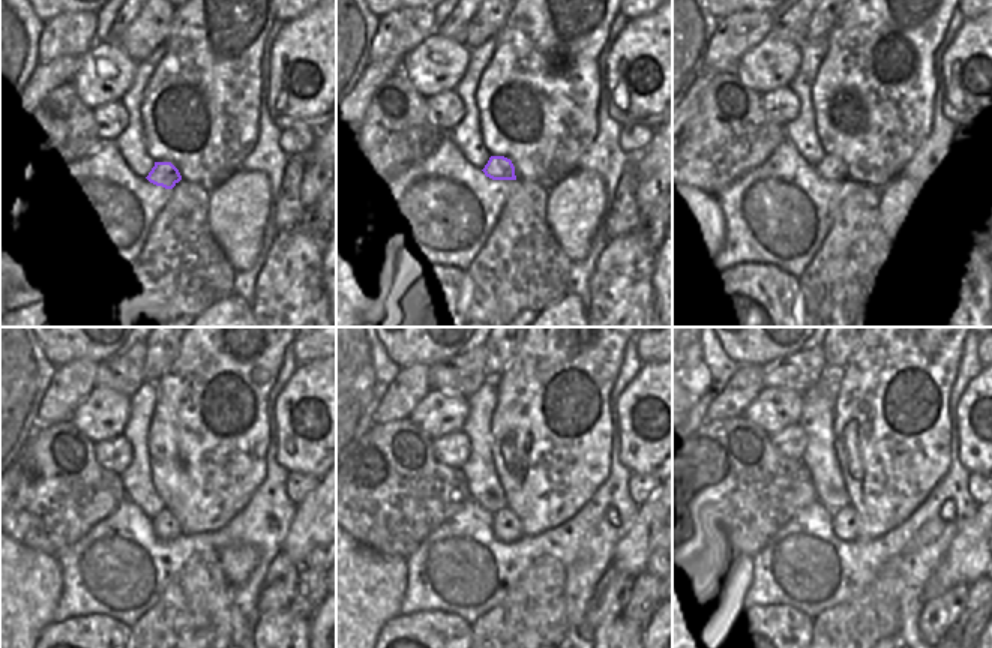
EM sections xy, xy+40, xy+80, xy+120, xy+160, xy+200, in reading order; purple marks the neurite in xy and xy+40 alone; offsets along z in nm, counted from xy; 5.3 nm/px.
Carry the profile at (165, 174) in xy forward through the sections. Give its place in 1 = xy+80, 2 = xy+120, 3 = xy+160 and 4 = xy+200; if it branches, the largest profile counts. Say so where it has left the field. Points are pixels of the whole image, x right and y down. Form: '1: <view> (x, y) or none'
1: xy+80 (832, 168)
2: xy+120 (167, 527)
3: xy+160 (506, 525)
4: xy+200 (845, 522)

